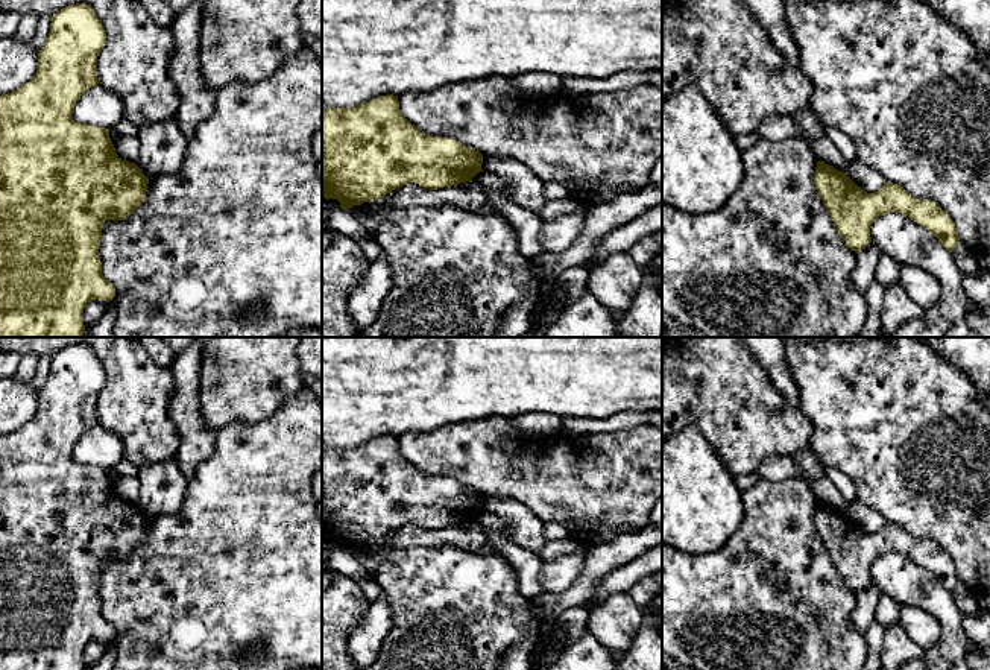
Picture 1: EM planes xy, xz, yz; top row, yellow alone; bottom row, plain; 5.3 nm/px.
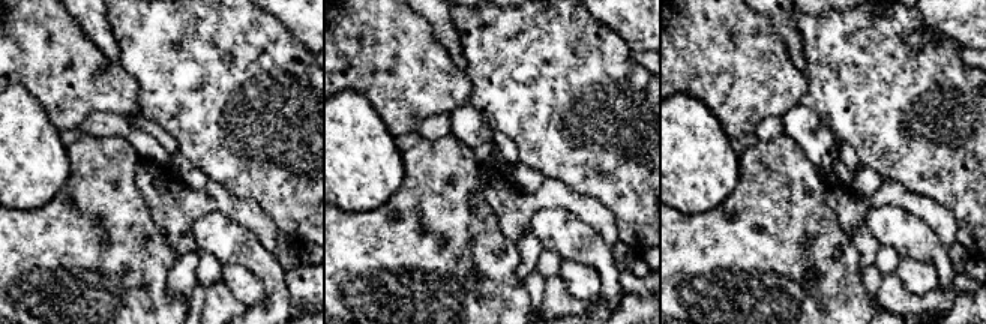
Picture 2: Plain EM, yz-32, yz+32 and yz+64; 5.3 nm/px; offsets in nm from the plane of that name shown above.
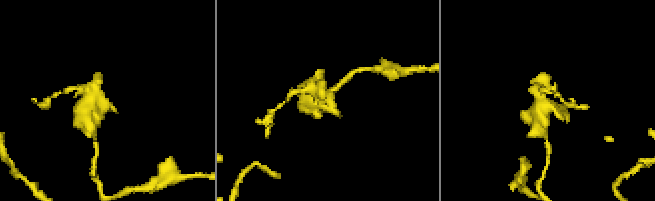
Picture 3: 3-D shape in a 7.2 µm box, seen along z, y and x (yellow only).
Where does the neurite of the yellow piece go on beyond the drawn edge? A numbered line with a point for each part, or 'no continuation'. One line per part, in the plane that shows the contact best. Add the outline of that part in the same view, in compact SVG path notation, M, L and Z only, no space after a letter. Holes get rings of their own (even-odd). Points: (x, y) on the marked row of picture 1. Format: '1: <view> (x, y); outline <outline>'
no continuation

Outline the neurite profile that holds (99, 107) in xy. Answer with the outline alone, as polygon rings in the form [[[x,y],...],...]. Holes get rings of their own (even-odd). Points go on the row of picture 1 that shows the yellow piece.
[[[96,85],[80,96],[71,117],[77,123],[112,129],[123,119],[123,103],[112,91]]]

